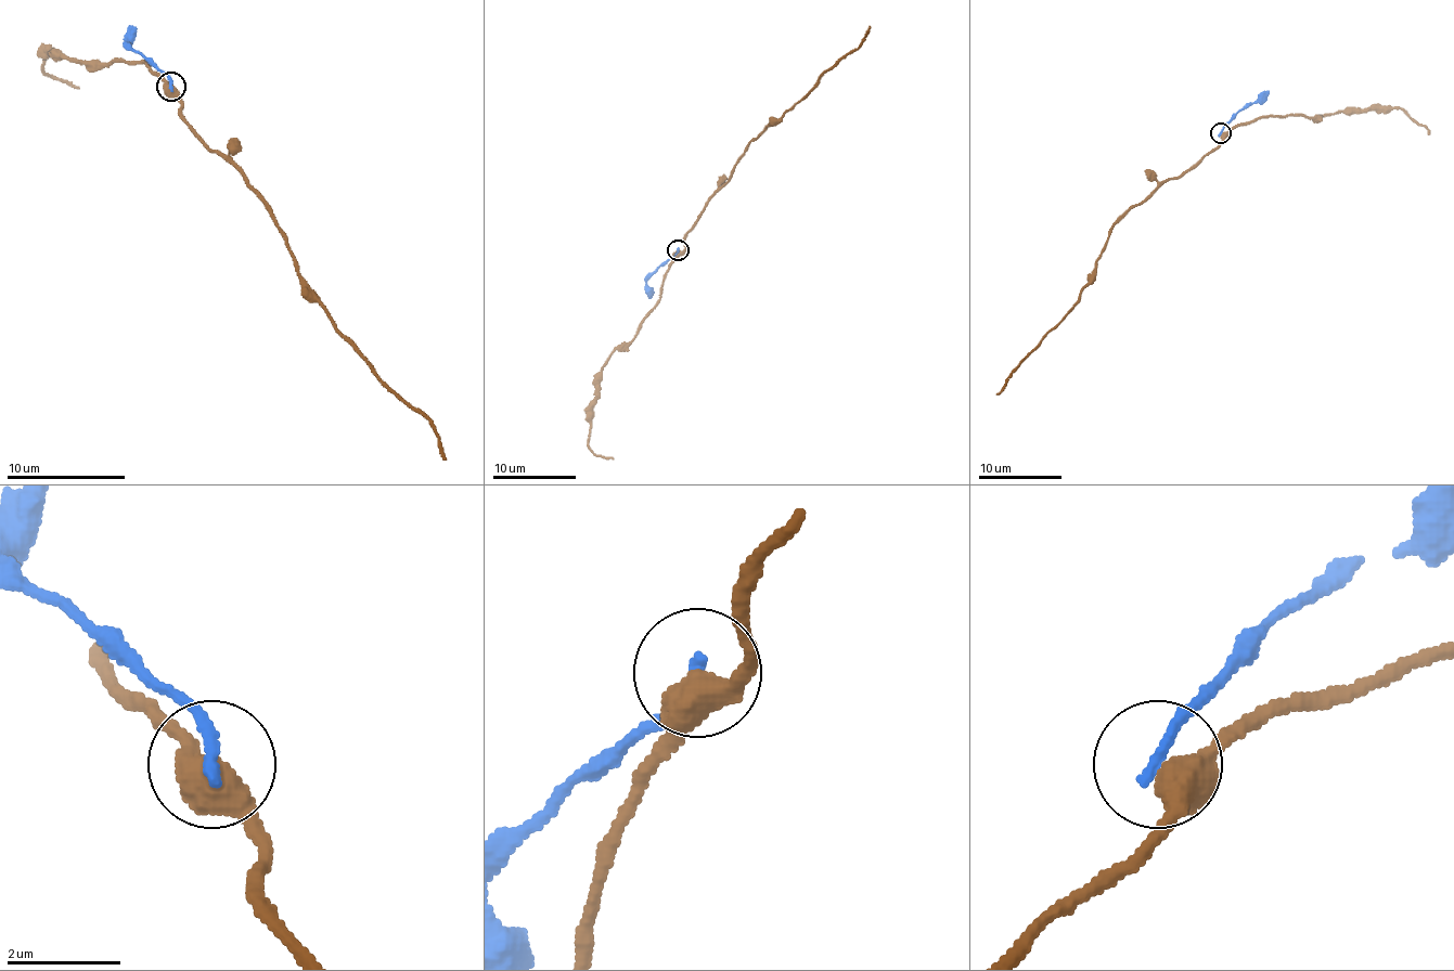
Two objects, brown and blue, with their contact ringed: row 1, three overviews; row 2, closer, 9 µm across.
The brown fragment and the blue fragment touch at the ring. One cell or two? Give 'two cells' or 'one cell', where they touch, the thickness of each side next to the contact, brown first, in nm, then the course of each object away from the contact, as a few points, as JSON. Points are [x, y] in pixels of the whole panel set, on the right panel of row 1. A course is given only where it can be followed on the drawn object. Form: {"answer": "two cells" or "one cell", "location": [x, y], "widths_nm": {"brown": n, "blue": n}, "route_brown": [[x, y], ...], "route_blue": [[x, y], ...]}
{"answer": "two cells", "location": [1221, 133], "widths_nm": {"brown": 500, "blue": 200}, "route_brown": [[1220, 133], [1222, 140], [1216, 149], [1206, 153], [1176, 178], [1168, 178], [1114, 225], [1077, 305], [995, 393]], "route_blue": [[1220, 133], [1222, 128], [1268, 90]]}

